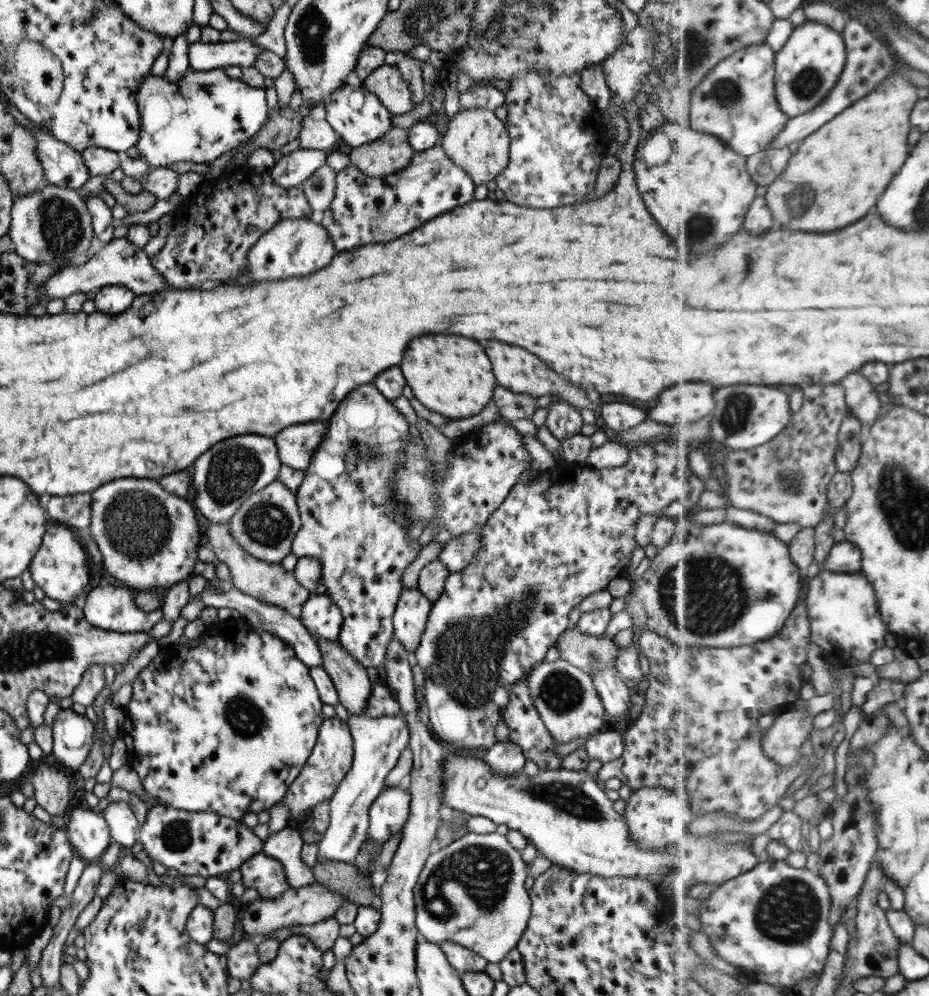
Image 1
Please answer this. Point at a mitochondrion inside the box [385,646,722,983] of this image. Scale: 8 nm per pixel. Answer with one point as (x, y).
(480, 873)

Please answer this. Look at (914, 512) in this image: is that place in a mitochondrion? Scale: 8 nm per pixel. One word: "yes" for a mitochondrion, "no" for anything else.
yes

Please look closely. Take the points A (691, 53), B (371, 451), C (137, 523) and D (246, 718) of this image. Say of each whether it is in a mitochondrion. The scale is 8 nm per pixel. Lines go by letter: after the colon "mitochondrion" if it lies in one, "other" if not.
A: mitochondrion
B: mitochondrion
C: mitochondrion
D: mitochondrion

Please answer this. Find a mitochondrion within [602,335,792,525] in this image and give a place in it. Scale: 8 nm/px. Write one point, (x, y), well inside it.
(738, 407)

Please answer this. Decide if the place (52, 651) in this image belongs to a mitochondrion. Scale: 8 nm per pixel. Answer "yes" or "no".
yes

